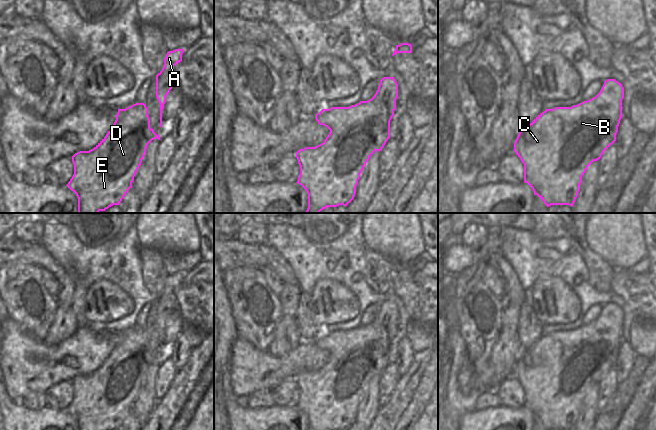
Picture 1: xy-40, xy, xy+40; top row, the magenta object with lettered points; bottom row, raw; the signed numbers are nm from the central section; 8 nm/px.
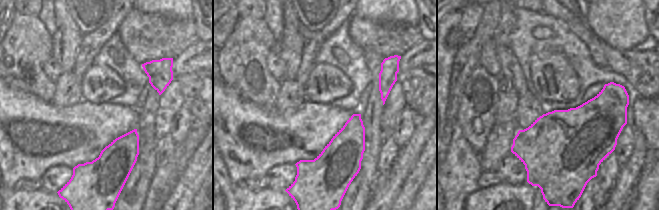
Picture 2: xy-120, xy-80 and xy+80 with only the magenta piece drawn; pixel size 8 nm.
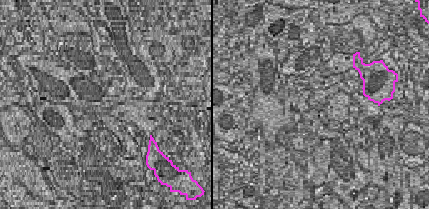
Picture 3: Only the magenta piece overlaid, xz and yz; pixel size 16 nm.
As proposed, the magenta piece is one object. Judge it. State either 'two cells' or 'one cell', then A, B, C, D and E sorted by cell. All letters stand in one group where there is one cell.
one cell; A B C D E

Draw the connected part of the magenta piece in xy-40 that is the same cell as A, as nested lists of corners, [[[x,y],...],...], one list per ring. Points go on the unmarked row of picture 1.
[[[184,273],[168,275],[164,282],[164,290],[156,299],[156,322],[160,328],[160,351],[162,353],[162,334],[166,326],[166,320],[176,307],[174,290],[182,285]]]

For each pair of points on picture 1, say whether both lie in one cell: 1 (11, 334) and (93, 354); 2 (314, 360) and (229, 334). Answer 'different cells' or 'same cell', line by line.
1: same cell
2: different cells

